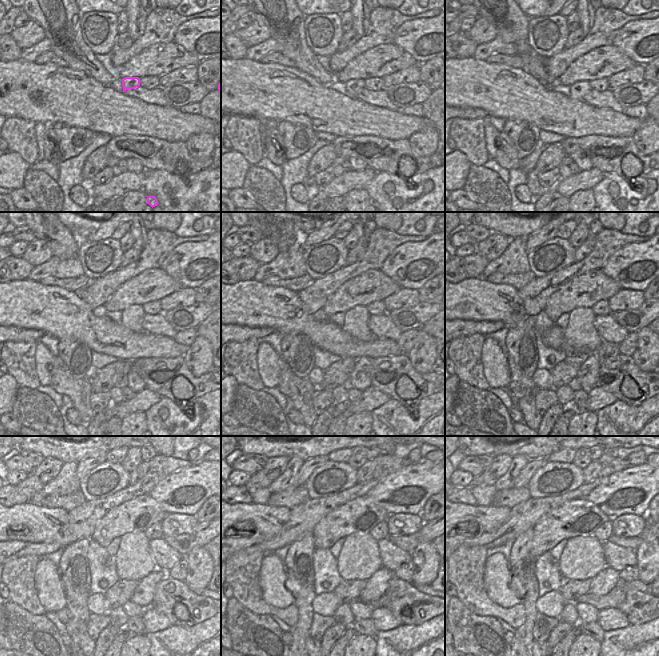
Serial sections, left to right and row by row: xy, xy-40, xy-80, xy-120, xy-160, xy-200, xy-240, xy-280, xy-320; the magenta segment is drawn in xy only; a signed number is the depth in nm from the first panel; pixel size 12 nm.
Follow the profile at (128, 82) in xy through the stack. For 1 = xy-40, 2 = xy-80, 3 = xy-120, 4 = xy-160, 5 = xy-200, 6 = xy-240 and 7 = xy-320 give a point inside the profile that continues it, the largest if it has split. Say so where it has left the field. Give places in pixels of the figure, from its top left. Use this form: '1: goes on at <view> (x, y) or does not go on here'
1: goes on at xy-40 (353, 87)
2: goes on at xy-80 (579, 90)
3: goes on at xy-120 (132, 317)
4: goes on at xy-160 (356, 319)
5: goes on at xy-200 (580, 336)
6: goes on at xy-240 (134, 561)
7: goes on at xy-320 (583, 558)

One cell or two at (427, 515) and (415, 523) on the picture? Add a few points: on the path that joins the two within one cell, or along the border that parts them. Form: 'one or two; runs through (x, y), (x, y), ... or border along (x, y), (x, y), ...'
two; border along (420, 514), (425, 522)

